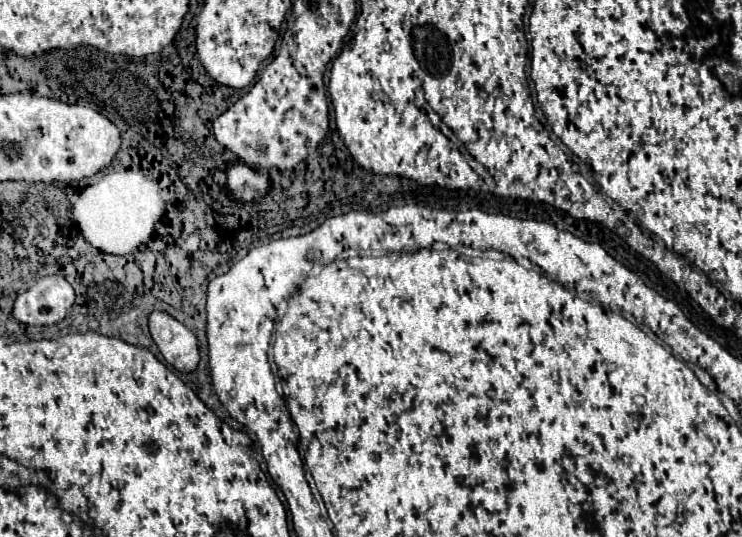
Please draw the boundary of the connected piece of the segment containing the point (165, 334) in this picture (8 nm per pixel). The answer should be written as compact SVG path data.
M155 311L149 317L149 331L161 355L169 365L181 373L191 373L199 363L199 349L195 335L171 315Z

